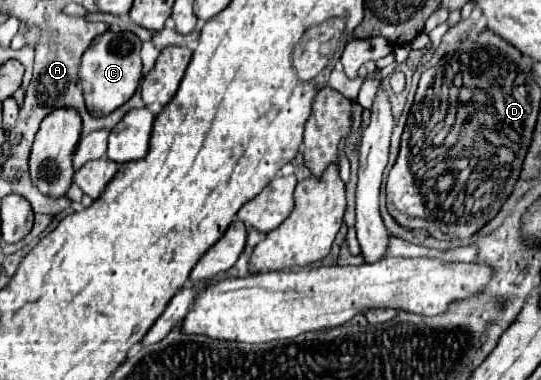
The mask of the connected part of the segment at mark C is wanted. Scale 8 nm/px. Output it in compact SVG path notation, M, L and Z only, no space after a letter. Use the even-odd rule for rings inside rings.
M108 29L106 33L98 35L92 45L84 51L82 63L78 69L78 77L82 83L86 107L92 115L104 117L110 115L114 109L124 105L136 91L138 81L142 77L142 59L140 59L142 41L132 31L122 29Z

